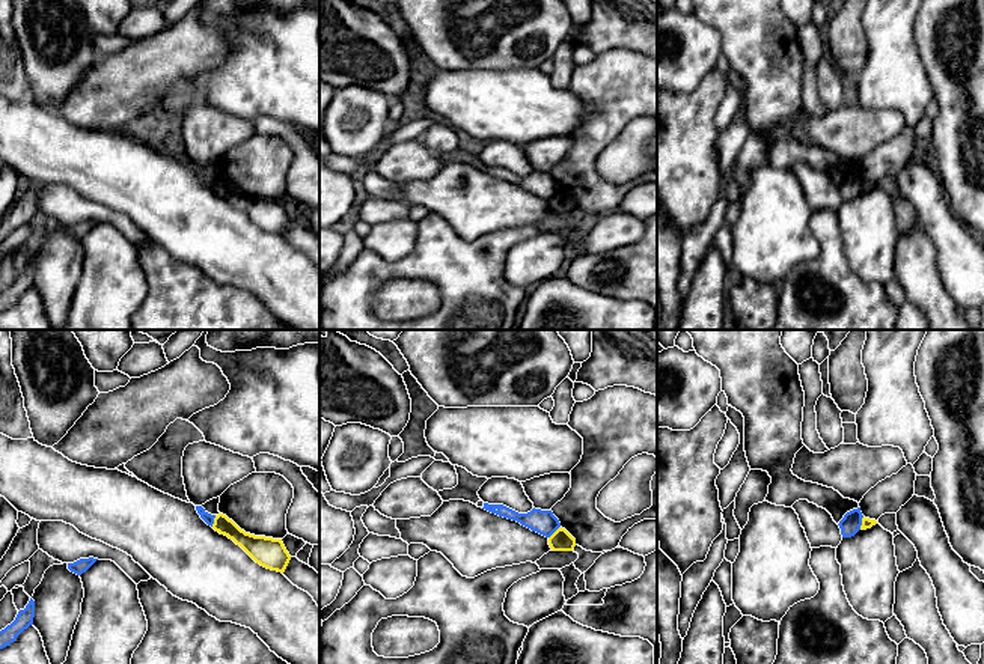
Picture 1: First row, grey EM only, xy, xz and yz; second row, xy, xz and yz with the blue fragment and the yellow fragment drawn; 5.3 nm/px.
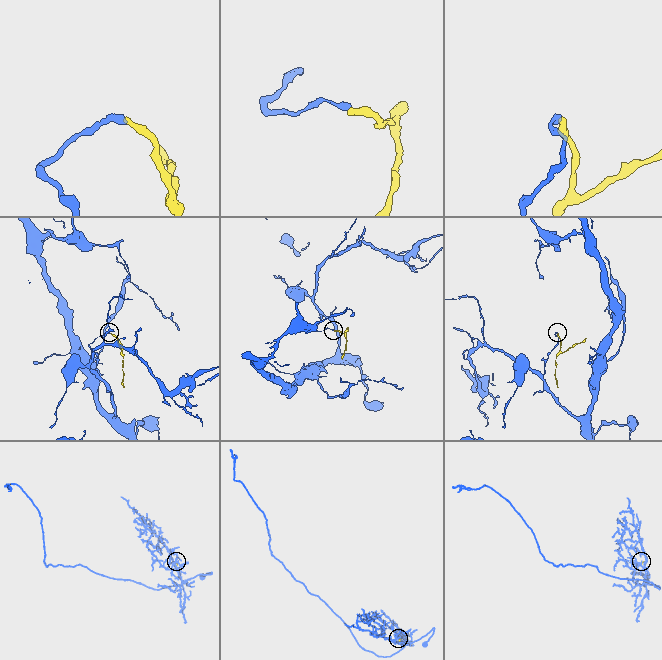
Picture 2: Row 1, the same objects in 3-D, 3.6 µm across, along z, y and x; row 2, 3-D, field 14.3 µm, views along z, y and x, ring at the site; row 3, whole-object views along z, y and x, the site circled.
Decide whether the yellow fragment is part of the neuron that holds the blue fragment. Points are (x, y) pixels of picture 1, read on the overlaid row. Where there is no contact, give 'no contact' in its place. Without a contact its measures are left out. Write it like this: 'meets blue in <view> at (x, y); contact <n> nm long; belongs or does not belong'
meets blue in yz at (861, 523); contact 80 nm long; does not belong

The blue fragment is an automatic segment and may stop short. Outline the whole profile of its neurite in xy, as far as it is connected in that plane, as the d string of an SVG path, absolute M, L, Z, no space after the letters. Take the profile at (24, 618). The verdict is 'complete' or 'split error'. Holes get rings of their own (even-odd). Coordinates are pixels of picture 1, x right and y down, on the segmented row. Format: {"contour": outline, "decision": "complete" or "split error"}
{"contour": "M30 598L24 610L20 610L15 620L0 631L0 649L9 646L17 637L33 625L35 601Z", "decision": "complete"}

